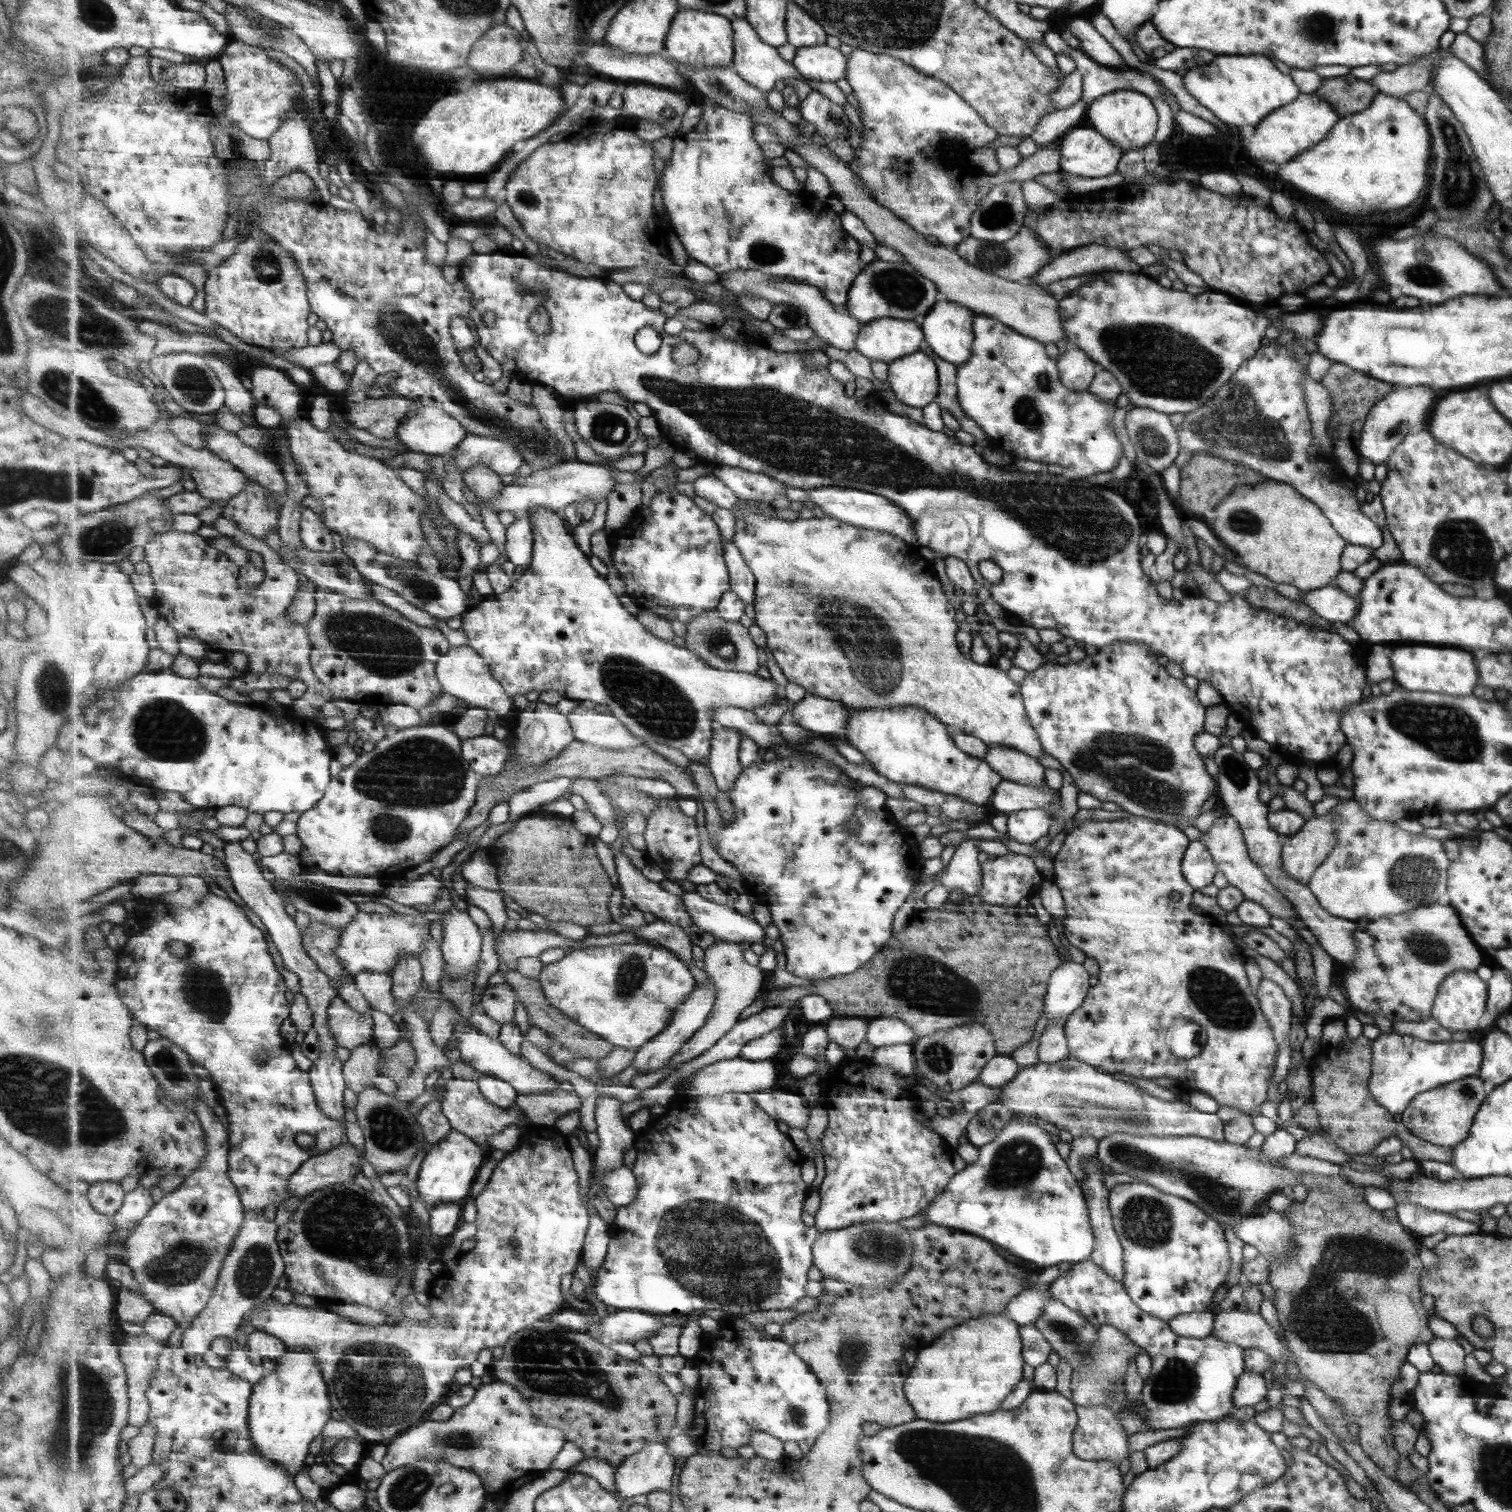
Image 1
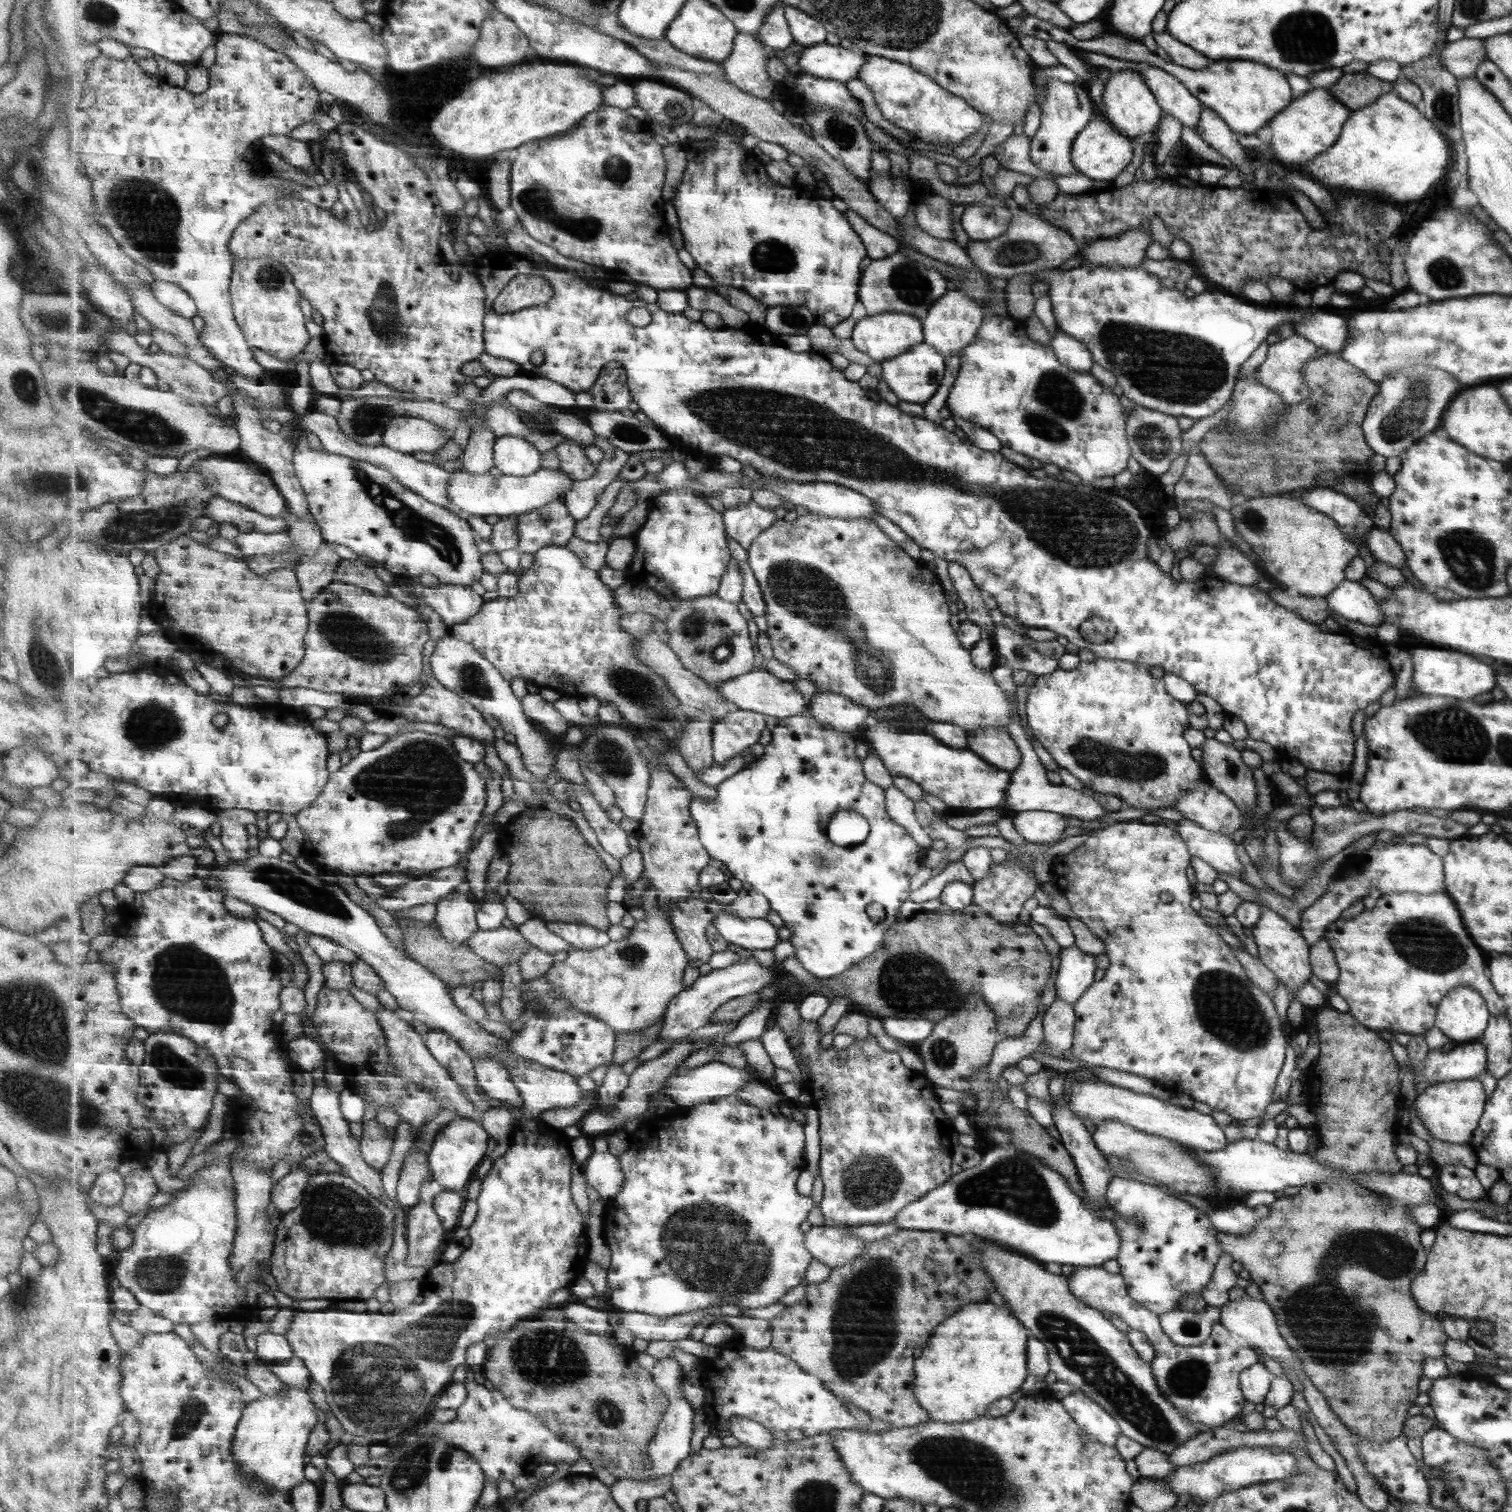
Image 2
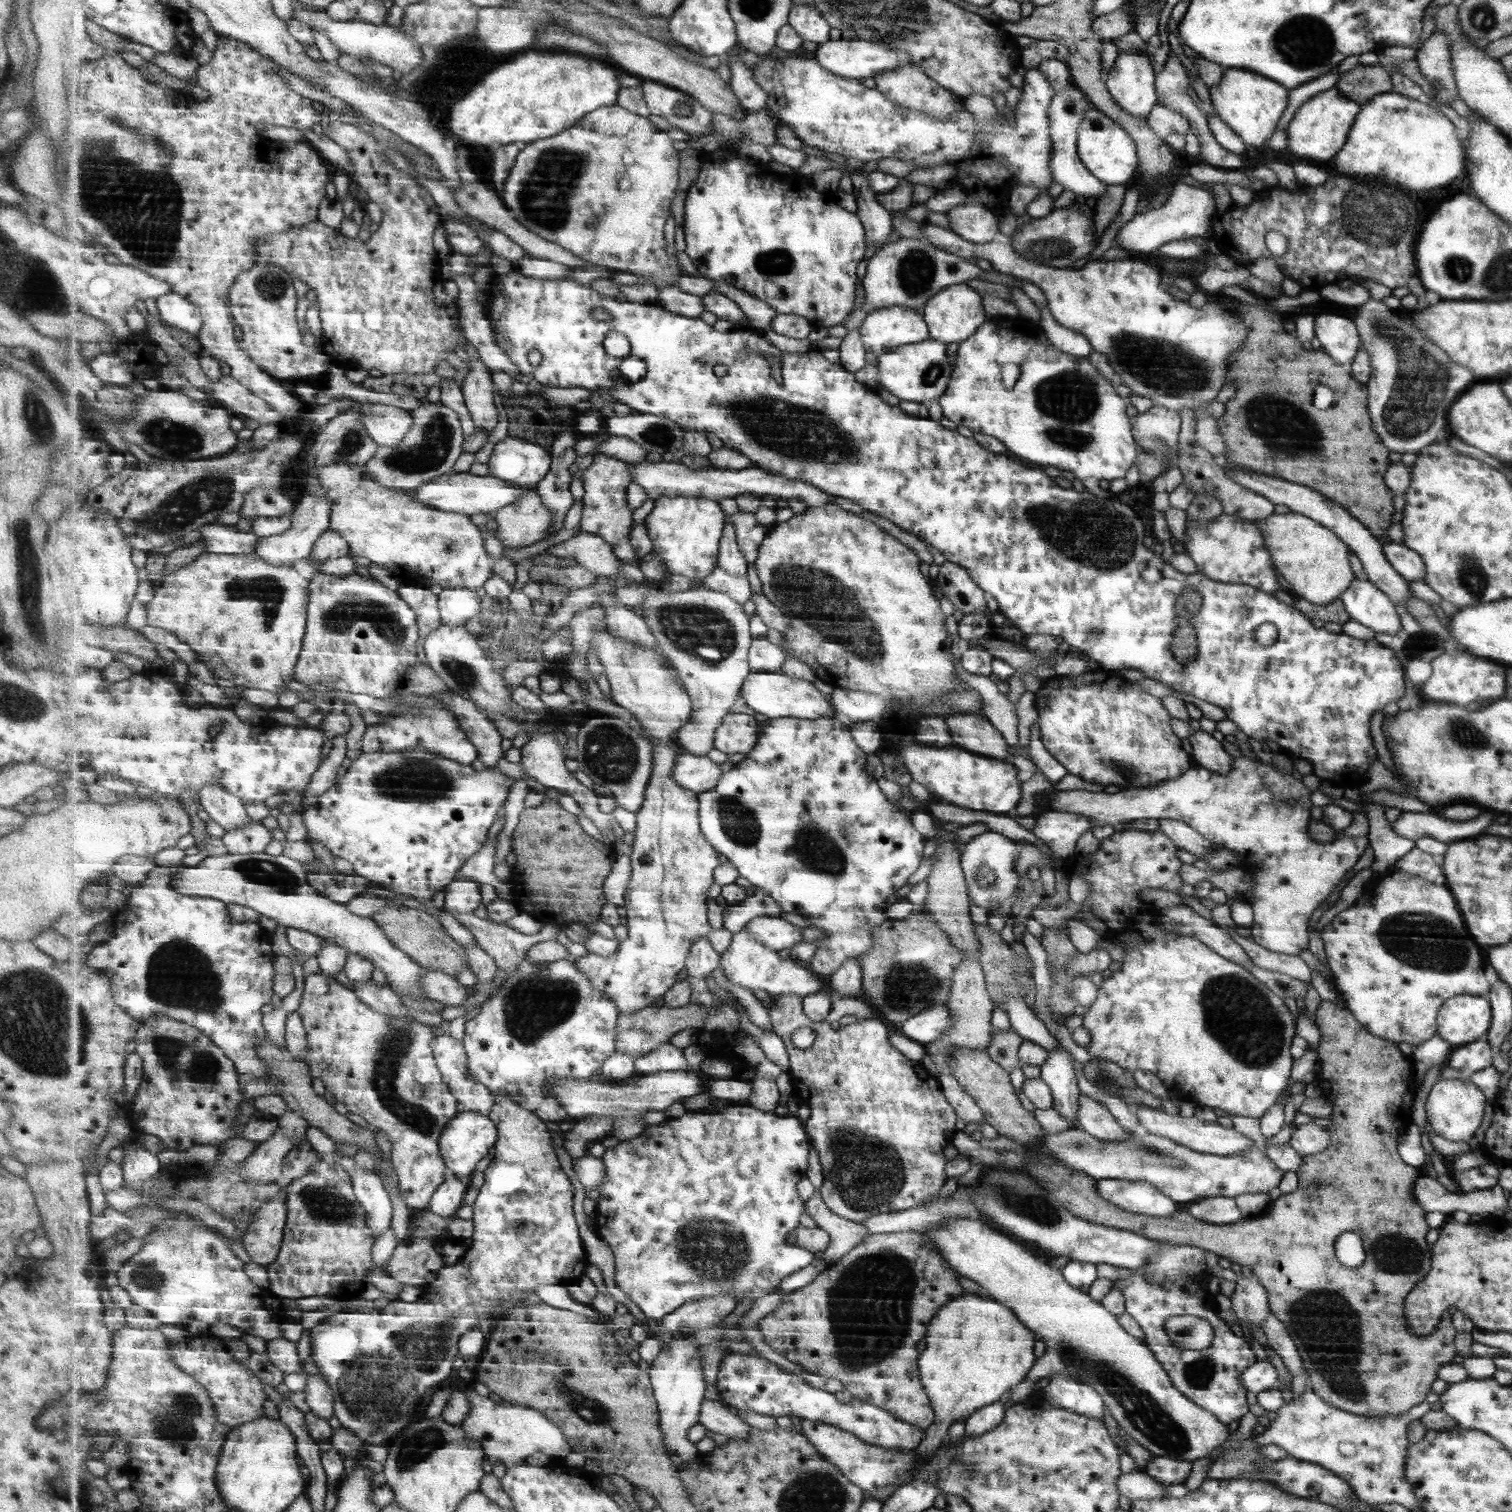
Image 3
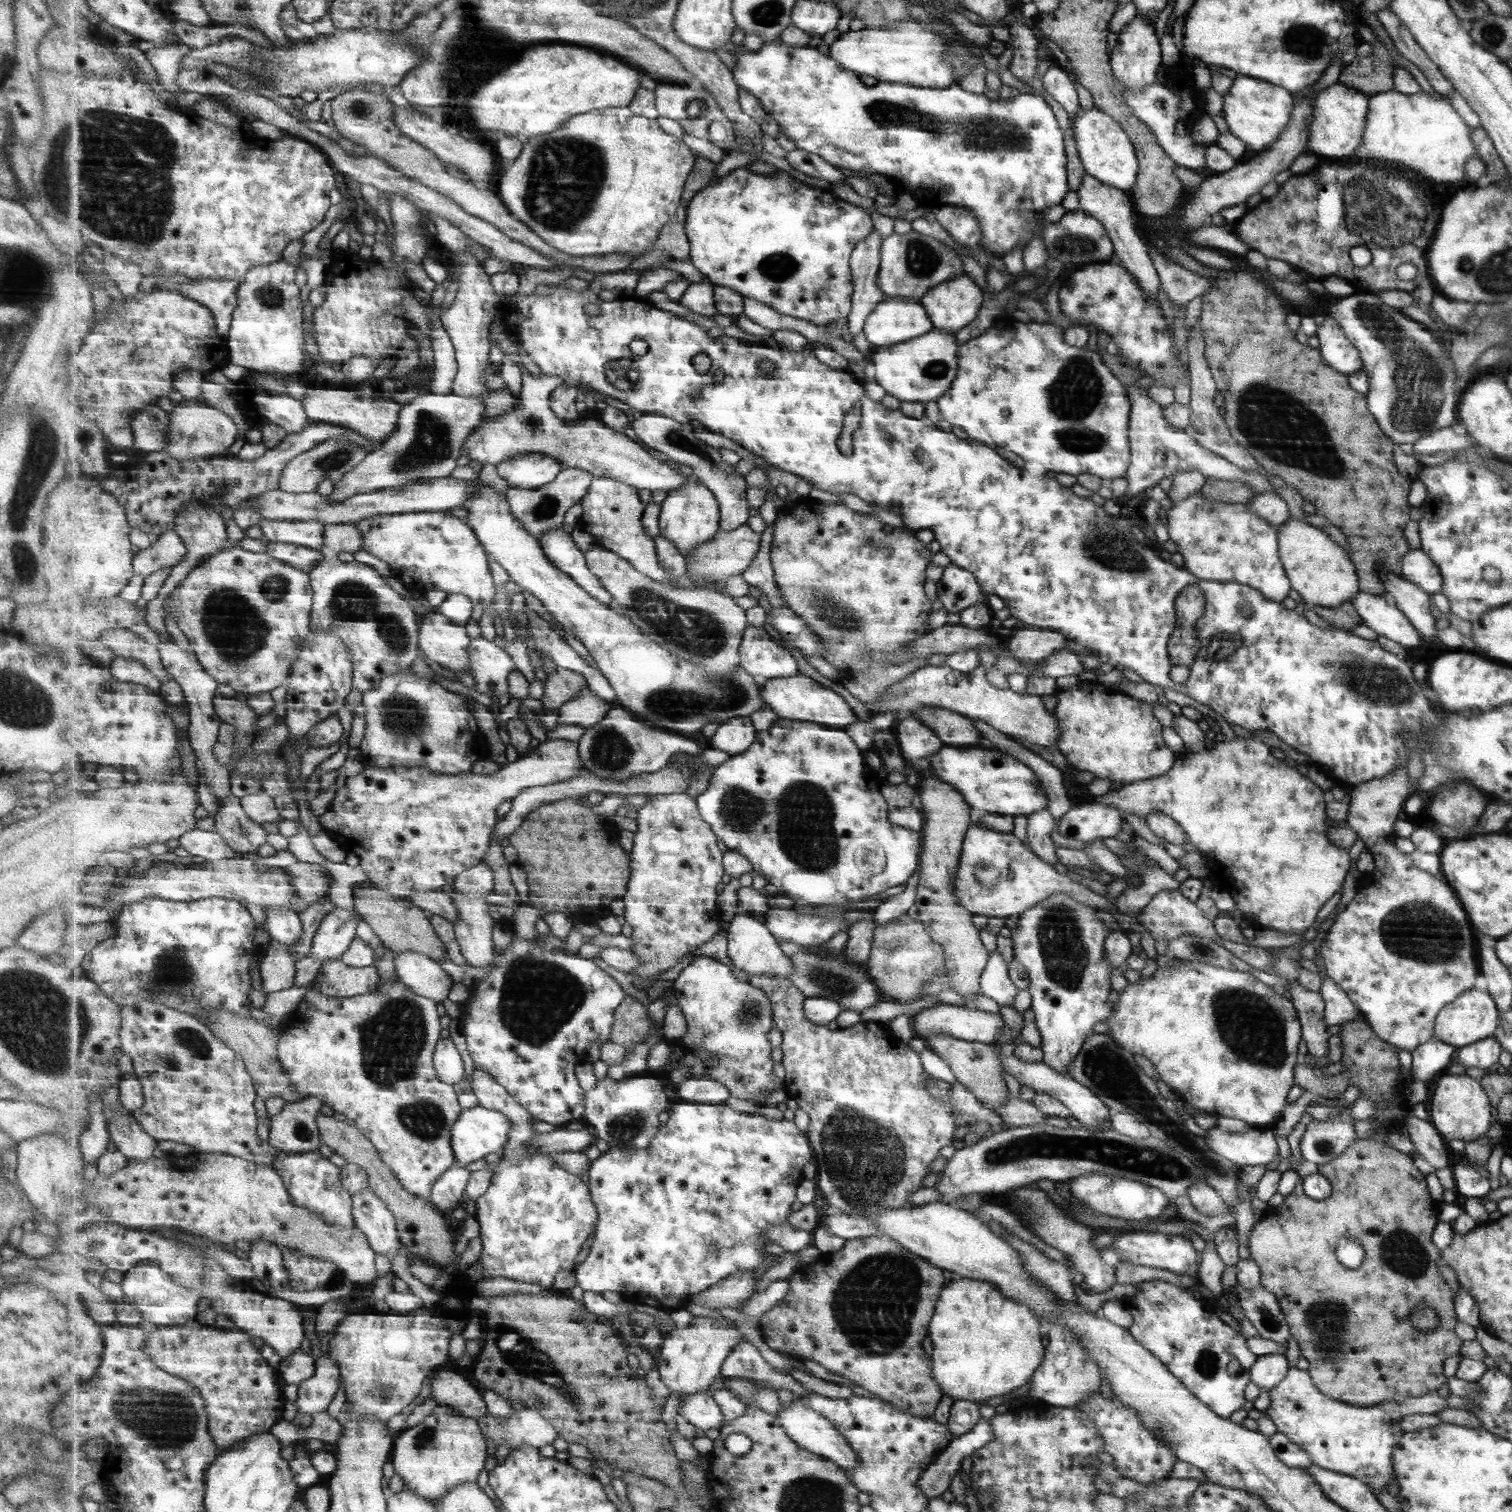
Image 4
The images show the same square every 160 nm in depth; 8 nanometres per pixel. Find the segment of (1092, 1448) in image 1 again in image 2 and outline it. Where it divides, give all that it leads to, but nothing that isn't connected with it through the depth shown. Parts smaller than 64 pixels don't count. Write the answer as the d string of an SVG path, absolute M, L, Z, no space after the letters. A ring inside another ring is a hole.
M1079 1390L1063 1397L1059 1402L1079 1426L1085 1443L1087 1438L1093 1438L1105 1446L1114 1446L1120 1433L1119 1425L1098 1404L1093 1403Z

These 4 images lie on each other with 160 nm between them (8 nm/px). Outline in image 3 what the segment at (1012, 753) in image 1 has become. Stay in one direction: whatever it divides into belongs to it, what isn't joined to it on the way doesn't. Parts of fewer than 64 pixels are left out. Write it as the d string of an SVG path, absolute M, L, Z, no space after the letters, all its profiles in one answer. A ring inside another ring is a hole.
M951 713L944 716L944 721L951 735L952 746L1009 762L1006 759L1011 757L1007 753L1009 745L983 716Z

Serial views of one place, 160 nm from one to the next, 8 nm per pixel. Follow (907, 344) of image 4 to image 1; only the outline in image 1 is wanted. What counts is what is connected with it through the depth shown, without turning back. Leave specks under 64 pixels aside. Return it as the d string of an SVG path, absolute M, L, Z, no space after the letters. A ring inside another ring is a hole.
M923 350L887 365L886 382L899 402L923 409L939 393L936 362Z

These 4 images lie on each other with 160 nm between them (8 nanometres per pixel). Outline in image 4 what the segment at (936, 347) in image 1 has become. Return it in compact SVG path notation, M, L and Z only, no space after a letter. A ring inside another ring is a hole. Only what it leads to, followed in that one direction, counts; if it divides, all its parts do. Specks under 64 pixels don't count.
M960 274L929 289L920 302L934 330L954 334L975 318L981 300L981 290L969 280L968 275Z

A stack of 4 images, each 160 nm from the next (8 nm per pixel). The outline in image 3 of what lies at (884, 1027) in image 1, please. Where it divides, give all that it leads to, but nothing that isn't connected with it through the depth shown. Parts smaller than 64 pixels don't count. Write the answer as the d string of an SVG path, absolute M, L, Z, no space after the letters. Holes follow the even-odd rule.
M943 1004L923 1009L919 1014L900 1024L901 1034L913 1042L926 1045L936 1040L951 1025L951 1011Z

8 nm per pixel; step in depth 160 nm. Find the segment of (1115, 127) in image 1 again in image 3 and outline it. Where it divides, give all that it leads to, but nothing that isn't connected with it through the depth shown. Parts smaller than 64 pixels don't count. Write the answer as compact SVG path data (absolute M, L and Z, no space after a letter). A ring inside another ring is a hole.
M1138 50L1118 53L1104 76L1104 85L1112 98L1135 118L1145 119L1156 104L1149 58Z

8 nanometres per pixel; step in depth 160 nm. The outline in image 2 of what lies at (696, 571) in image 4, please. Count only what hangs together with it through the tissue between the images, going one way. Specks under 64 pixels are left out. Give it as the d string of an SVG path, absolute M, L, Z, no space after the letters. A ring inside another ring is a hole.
M757 502L741 504L723 512L728 536L741 544L745 550L778 519L777 513L759 506Z

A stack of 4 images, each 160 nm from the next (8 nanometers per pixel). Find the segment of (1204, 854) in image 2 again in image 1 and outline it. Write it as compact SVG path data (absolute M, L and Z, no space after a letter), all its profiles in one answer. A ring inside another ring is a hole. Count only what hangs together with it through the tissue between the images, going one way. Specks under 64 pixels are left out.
M1227 814L1225 817L1216 818L1208 831L1205 833L1200 832L1198 841L1207 848L1209 856L1211 856L1211 860L1213 860L1213 864L1215 864L1216 871L1221 872L1221 874L1225 876L1228 885L1242 892L1244 900L1259 903L1271 917L1281 919L1281 921L1289 925L1295 923L1295 921L1299 921L1295 910L1291 908L1291 904L1281 896L1282 894L1279 891L1275 890L1275 888L1267 882L1267 878L1263 876L1261 868L1257 868L1257 866L1249 860L1241 829L1237 821L1231 815Z

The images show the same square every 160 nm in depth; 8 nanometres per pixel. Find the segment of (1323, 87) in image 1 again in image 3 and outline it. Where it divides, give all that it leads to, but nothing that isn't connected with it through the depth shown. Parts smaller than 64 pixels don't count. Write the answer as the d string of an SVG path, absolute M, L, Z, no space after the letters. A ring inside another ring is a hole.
M1377 64L1355 65L1353 69L1339 74L1334 87L1359 105L1365 104L1377 94L1393 90L1391 74Z

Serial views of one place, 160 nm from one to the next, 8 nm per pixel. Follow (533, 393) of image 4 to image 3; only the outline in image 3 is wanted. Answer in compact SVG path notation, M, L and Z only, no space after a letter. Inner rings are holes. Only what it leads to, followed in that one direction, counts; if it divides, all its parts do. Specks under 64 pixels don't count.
M636 462L632 465L634 482L644 488L646 494L652 500L661 497L685 497L715 499L716 502L729 498L736 500L741 494L768 495L777 500L787 502L787 499L796 498L803 501L807 508L819 508L830 505L833 495L820 490L812 484L791 480L783 475L777 475L765 469L753 466L743 470L730 468L715 468L711 466L705 469L692 470L680 462Z

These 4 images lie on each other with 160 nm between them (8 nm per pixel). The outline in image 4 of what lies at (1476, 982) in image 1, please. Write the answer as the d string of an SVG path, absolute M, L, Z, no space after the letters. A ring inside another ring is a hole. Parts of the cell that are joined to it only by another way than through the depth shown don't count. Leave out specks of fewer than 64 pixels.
M1473 988L1461 993L1455 1001L1445 1005L1435 1020L1433 1037L1456 1048L1472 1045L1491 1036L1499 1024L1499 1014L1495 1000L1484 988Z

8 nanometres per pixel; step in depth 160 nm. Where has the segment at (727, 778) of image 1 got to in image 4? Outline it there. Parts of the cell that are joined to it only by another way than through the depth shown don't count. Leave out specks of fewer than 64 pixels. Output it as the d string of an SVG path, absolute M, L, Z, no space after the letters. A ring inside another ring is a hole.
M735 717L717 728L710 742L712 748L735 756L747 752L758 733L750 717Z

